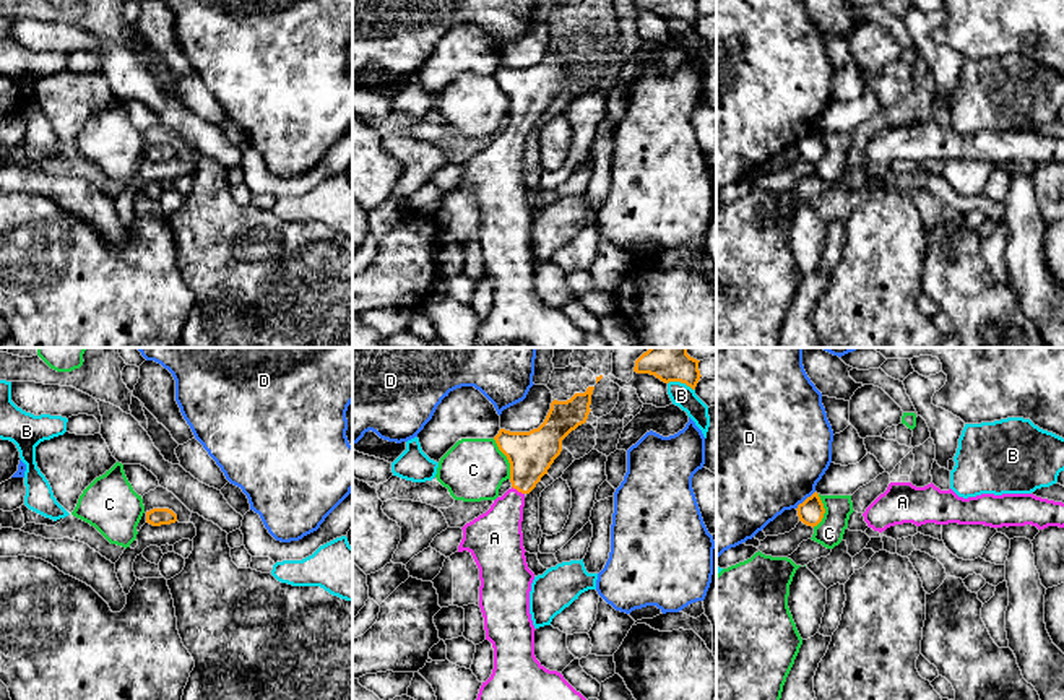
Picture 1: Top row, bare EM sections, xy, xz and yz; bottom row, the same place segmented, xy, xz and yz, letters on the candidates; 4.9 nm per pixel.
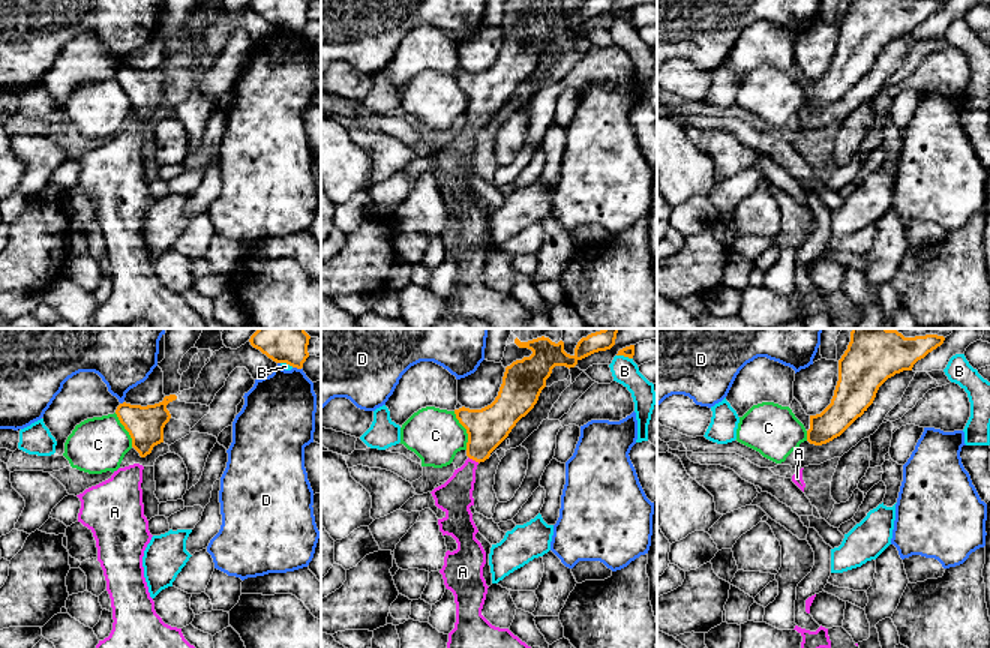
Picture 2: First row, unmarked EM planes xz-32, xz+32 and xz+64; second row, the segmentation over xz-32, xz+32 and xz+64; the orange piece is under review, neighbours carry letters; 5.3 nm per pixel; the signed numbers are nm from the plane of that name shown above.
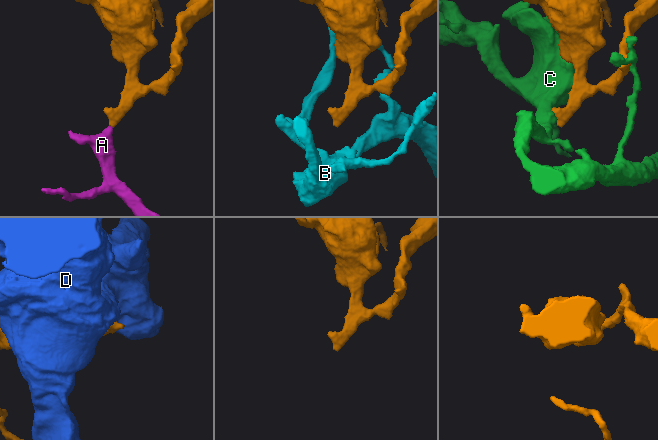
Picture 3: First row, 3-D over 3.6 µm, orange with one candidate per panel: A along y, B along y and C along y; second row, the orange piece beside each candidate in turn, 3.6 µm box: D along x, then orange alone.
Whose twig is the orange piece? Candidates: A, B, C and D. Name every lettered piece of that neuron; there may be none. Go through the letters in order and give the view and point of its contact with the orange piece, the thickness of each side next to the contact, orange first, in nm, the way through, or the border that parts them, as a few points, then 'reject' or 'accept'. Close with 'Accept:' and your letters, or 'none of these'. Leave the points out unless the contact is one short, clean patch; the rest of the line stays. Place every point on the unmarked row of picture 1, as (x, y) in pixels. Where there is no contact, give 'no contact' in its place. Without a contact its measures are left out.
A: meets orange in xz at (519, 127); 220 nm thick on the orange side, 260 nm on the other; runs through xz (530, 90), (519, 127), (496, 171); accept
B: meets orange in xz at (681, 18); 110 nm thick on the orange side, 120 nm on the other; reject
C: meets orange in xz at (507, 95); 220 nm thick on the orange side, 320 nm on the other; reject
D: meets orange in yz at (806, 135); 130 nm thick on the orange side, 500 nm on the other; reject
Accept: A

